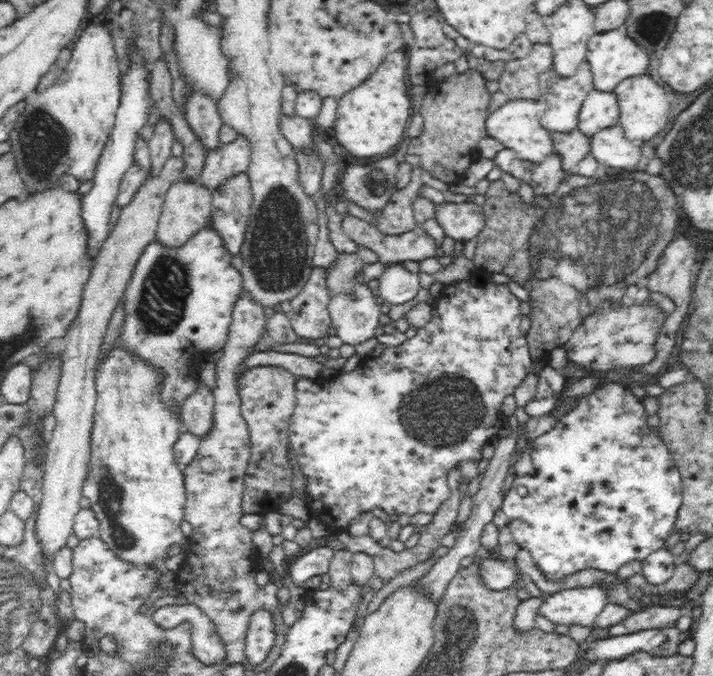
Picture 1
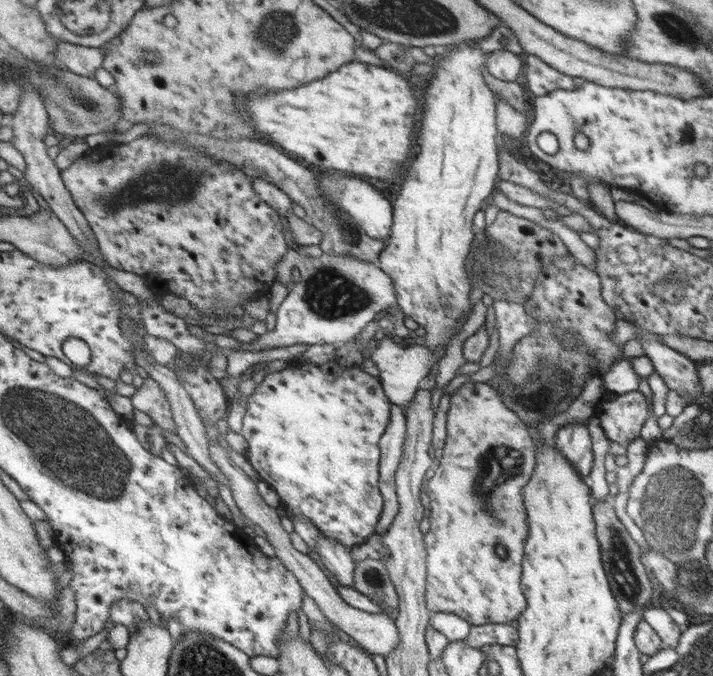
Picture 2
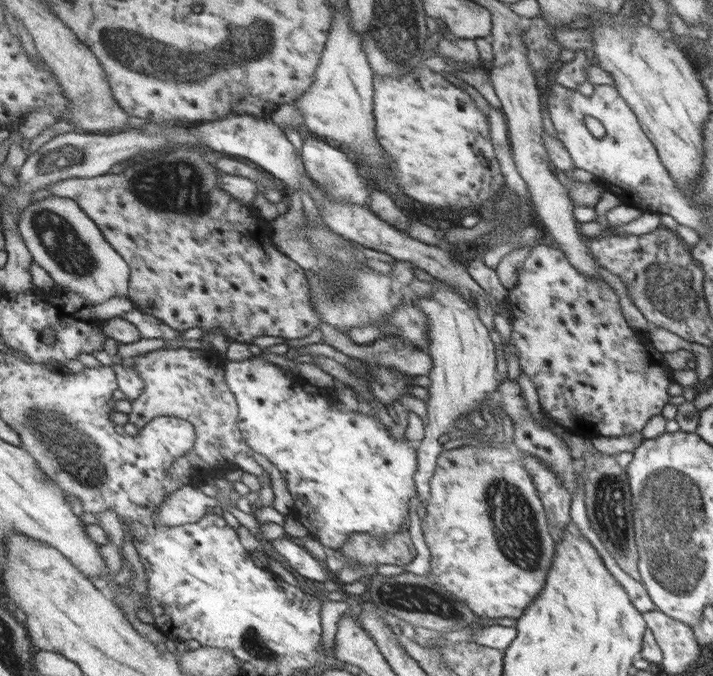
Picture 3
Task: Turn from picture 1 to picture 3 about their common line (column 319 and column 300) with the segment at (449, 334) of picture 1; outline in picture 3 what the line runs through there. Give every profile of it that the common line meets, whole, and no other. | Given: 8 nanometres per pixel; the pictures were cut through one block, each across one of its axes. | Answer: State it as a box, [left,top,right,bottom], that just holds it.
[225,356,418,549]

